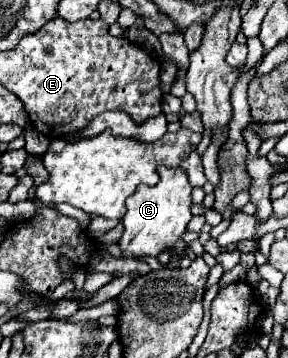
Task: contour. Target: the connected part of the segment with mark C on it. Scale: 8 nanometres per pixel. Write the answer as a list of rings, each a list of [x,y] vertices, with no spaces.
[[[160,167],[160,183],[154,187],[138,189],[134,195],[126,199],[128,213],[124,215],[124,235],[118,241],[124,257],[132,259],[144,259],[144,257],[158,257],[160,253],[168,253],[176,241],[180,241],[182,233],[188,227],[188,221],[192,219],[192,197],[190,197],[192,185],[188,183],[188,177],[184,171]]]

